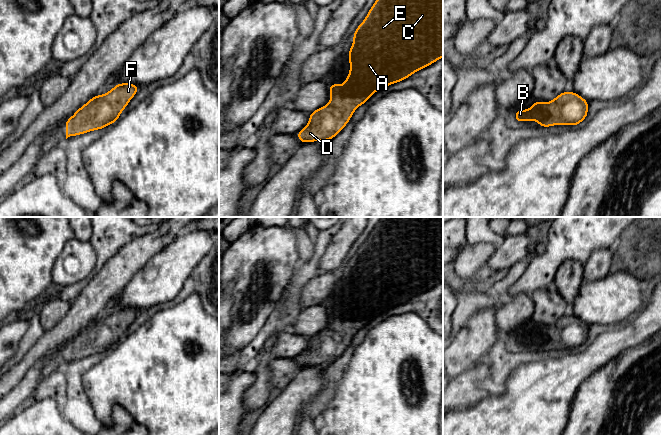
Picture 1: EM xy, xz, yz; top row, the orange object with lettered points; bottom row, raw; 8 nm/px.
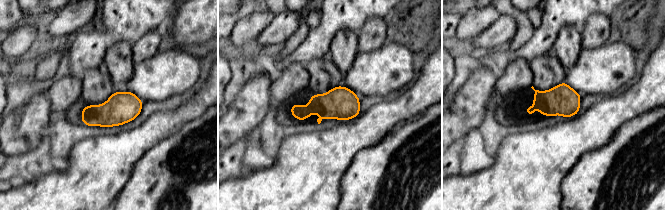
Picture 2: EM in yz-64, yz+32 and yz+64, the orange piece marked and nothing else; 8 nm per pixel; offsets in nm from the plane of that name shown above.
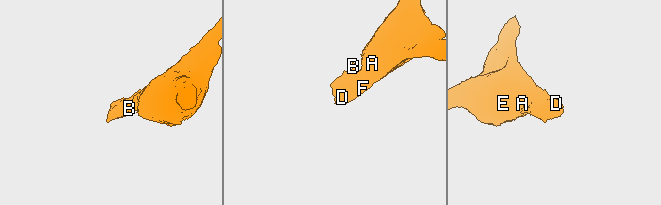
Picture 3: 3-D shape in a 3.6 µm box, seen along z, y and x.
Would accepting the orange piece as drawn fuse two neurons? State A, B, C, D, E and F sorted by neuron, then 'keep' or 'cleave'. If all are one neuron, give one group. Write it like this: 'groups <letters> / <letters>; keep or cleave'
groups A B C D E F; keep

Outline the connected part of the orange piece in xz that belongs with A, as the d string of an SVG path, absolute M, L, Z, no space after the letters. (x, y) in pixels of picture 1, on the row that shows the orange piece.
M376 0L363 22L353 33L353 45L348 50L350 71L345 83L329 85L332 97L326 106L312 111L308 125L296 134L302 143L330 141L350 121L354 111L366 103L370 96L386 89L390 84L398 83L413 73L433 64L443 57L443 0Z

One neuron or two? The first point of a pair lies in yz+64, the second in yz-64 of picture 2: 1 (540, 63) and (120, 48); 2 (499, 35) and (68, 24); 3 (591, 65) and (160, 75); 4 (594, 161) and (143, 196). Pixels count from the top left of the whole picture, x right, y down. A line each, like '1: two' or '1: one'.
1: two
2: one
3: one
4: one

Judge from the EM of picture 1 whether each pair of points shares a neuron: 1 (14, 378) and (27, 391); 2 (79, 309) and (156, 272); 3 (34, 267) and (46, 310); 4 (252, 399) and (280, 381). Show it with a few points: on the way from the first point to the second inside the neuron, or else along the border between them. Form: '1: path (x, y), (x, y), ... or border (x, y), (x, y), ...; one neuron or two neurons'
1: border (33, 364), (10, 391); two neurons
2: border (139, 269), (118, 295); two neurons
3: border (52, 293), (45, 296), (34, 307); two neurons
4: border (271, 361), (271, 376), (275, 386); two neurons

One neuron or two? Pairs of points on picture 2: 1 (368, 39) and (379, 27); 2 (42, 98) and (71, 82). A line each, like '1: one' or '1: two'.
1: one
2: two

